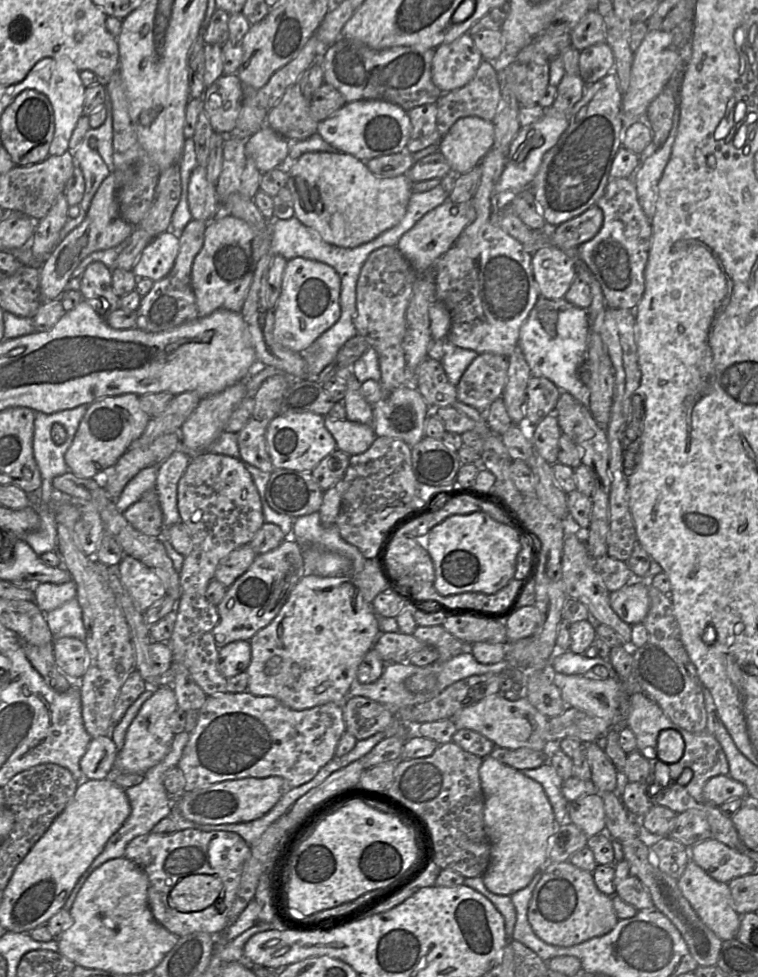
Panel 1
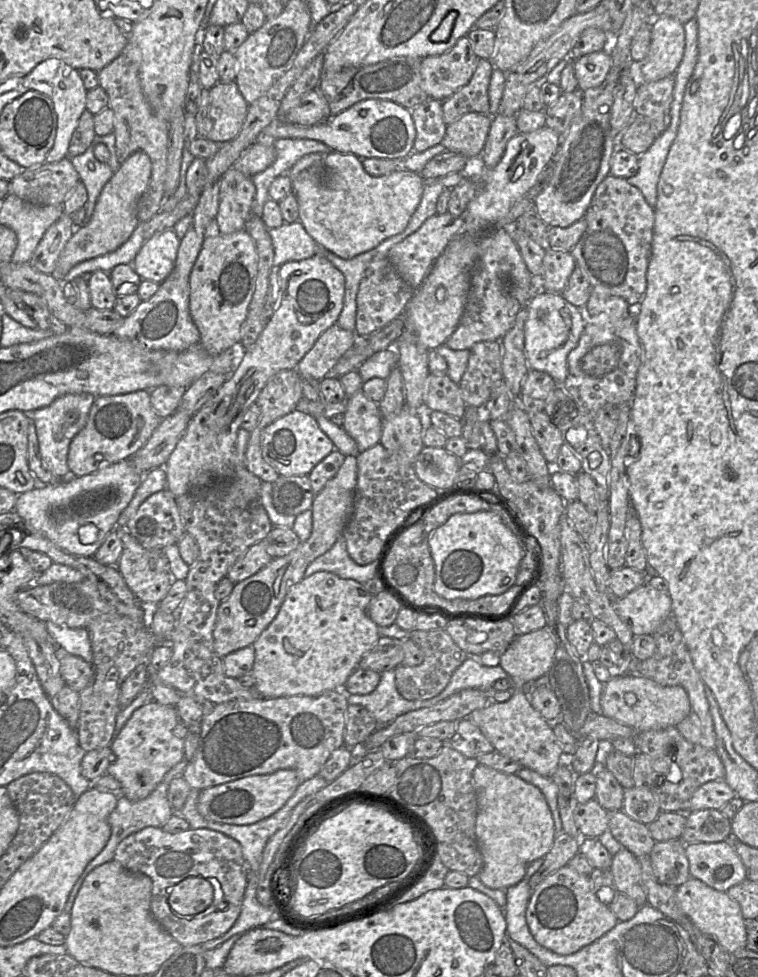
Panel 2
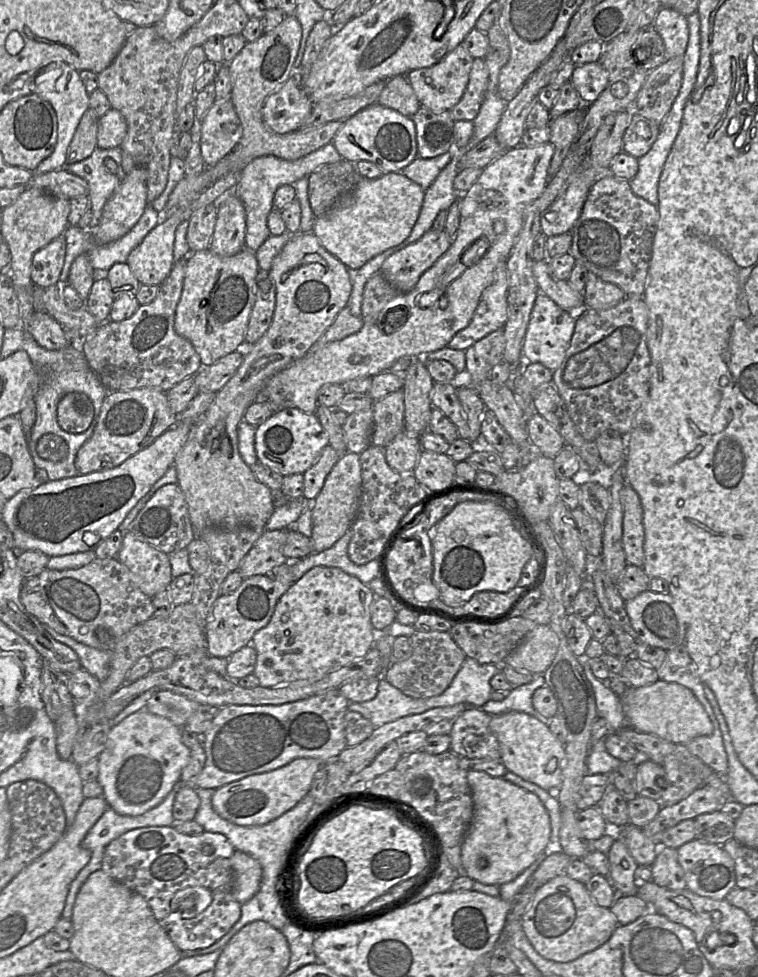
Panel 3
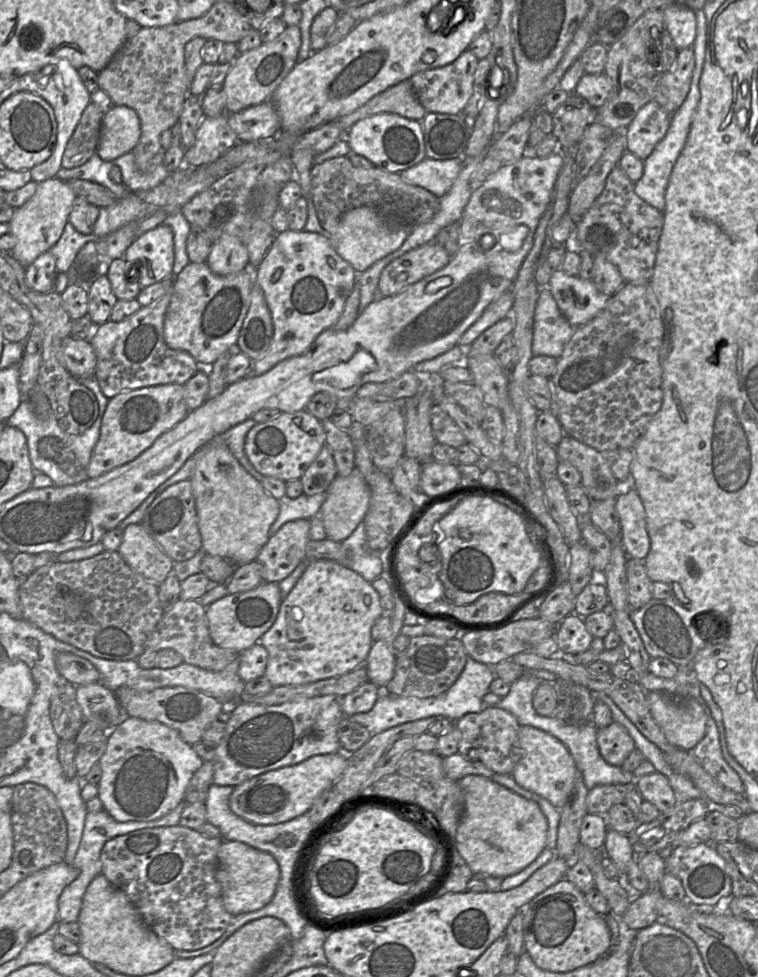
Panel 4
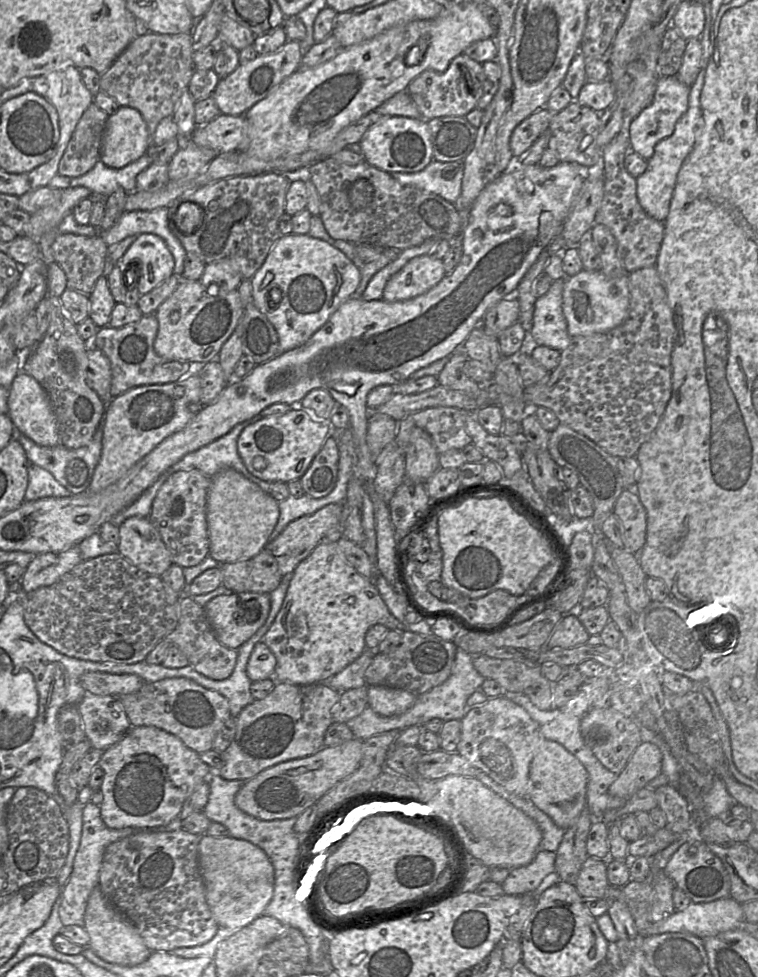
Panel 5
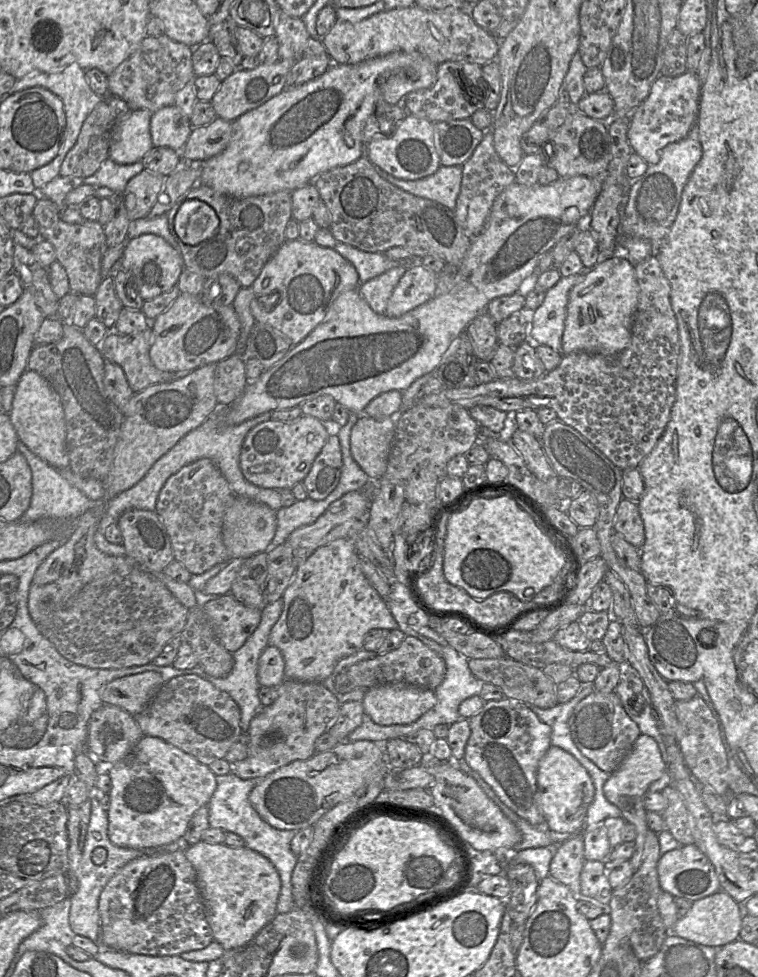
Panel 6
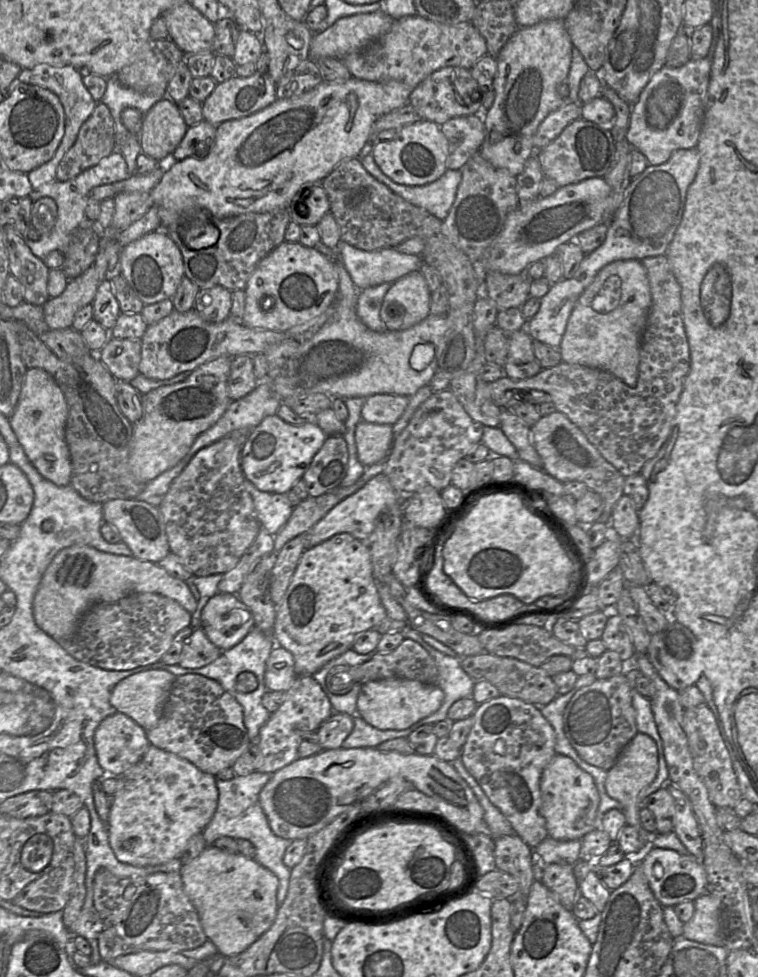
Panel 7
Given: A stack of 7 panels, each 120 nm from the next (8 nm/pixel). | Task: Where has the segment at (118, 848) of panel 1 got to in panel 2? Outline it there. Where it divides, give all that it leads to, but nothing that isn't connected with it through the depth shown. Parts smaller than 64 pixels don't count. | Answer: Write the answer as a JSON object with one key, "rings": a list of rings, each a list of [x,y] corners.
{"rings":[[[183,759],[177,765],[175,765],[169,772],[166,773],[163,780],[155,788],[155,790],[143,800],[130,801],[123,795],[118,797],[117,805],[108,818],[108,822],[111,827],[110,838],[105,847],[103,848],[103,850],[86,866],[85,870],[74,884],[69,894],[68,900],[65,904],[63,910],[64,912],[71,914],[74,900],[86,876],[98,866],[114,860],[113,858],[115,850],[122,840],[147,827],[162,828],[167,823],[167,821],[175,814],[174,810],[170,806],[170,803],[168,802],[169,785],[171,783],[171,780],[173,780],[174,778],[183,776],[183,772],[187,764],[188,764],[187,760]]]}

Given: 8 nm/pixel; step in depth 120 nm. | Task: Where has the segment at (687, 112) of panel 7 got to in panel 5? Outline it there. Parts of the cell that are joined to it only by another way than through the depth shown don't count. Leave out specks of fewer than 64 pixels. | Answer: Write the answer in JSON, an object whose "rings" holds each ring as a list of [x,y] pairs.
{"rings":[[[661,77],[659,79],[651,104],[630,123],[628,141],[631,151],[639,154],[645,160],[651,158],[655,146],[673,133],[676,123],[686,112],[690,87],[676,77]]]}

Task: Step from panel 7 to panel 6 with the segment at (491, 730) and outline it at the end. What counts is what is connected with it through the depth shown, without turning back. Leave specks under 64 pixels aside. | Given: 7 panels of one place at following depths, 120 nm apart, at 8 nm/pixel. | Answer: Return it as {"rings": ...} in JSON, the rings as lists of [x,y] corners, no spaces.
{"rings":[[[512,698],[486,702],[476,715],[469,718],[469,723],[471,733],[464,760],[515,814],[531,826],[545,825],[544,815],[537,803],[537,769],[539,761],[551,746],[551,727],[542,722],[527,704]]]}

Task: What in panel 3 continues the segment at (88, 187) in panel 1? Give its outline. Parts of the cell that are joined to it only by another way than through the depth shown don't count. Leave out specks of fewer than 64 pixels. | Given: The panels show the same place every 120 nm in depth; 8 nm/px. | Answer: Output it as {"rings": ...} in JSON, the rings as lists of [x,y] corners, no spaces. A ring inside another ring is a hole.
{"rings":[[[96,147],[88,158],[73,164],[66,164],[63,169],[79,176],[88,183],[88,198],[92,212],[88,229],[93,229],[100,221],[104,205],[126,175],[122,168],[120,147],[109,149]],[[106,158],[115,159],[117,164],[115,174],[108,171],[104,165]]]}

